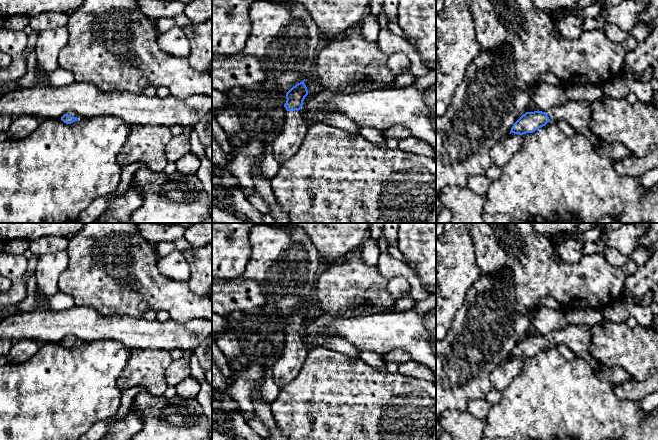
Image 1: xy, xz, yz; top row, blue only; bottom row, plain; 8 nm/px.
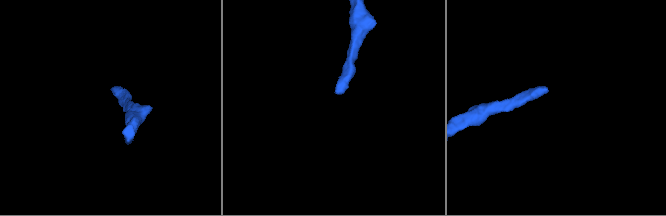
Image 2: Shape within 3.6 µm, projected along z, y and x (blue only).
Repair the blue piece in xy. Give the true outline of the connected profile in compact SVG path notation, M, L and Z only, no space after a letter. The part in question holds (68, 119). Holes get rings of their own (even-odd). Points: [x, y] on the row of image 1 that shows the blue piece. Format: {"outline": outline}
{"outline": "M70 111L61 117L61 120L66 124L71 124L78 119L77 113Z"}

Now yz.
{"outline": "M568 101L564 106L554 107L547 112L526 112L513 124L509 134L533 133L550 120L564 120L576 134L584 135L595 145L601 140L590 129L590 104L590 101Z"}

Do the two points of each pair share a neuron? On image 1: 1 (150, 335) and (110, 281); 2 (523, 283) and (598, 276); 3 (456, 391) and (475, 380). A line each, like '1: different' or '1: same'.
1: different
2: same
3: same

